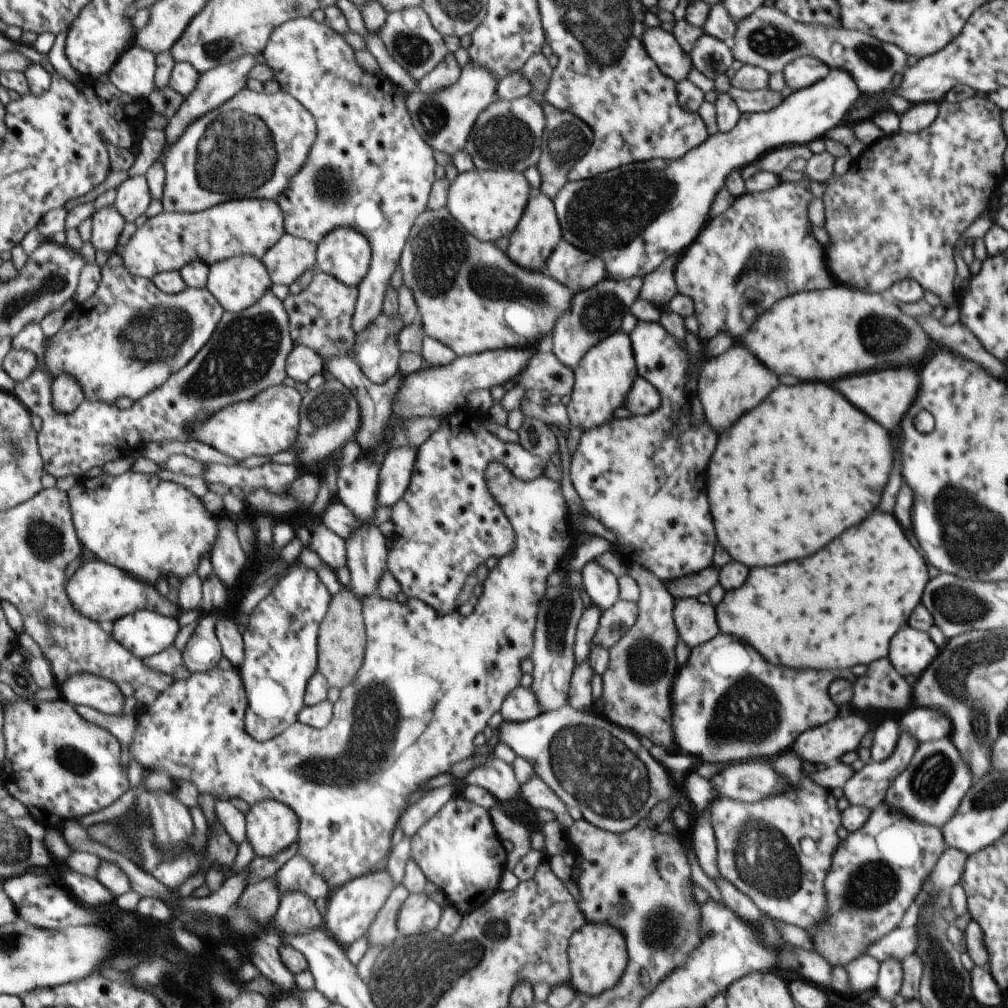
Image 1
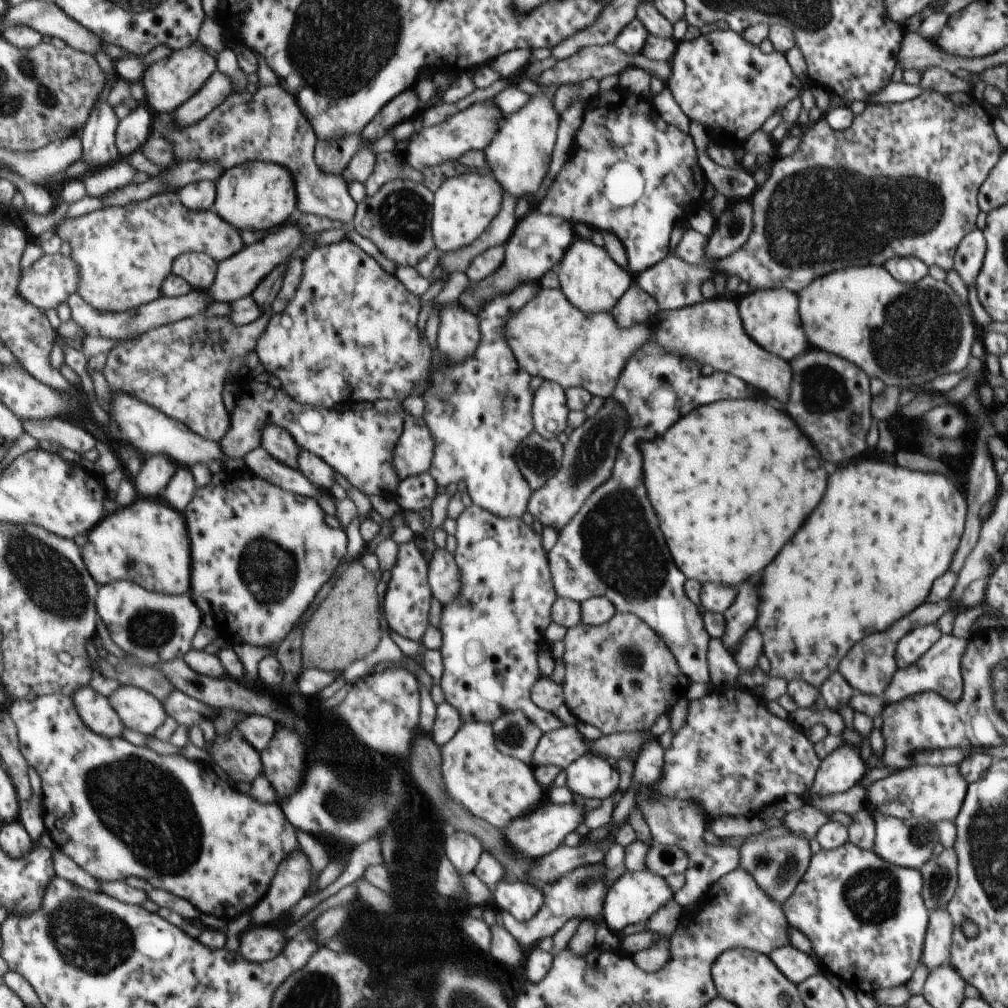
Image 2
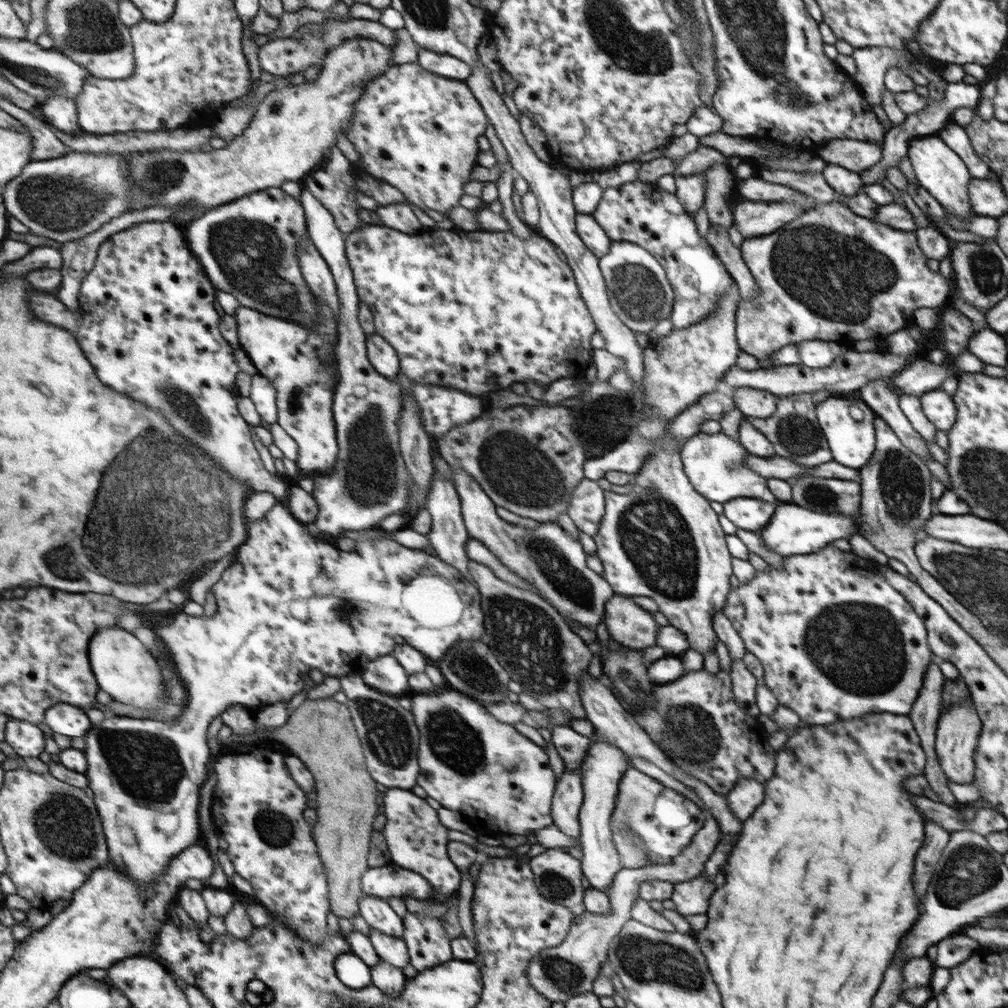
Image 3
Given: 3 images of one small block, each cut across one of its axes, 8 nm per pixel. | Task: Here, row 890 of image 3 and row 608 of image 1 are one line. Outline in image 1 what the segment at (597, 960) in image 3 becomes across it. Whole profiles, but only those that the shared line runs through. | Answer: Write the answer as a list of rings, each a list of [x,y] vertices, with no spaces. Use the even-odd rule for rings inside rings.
[[[619,598],[601,614],[591,646],[610,650],[634,626],[638,613],[637,602]]]

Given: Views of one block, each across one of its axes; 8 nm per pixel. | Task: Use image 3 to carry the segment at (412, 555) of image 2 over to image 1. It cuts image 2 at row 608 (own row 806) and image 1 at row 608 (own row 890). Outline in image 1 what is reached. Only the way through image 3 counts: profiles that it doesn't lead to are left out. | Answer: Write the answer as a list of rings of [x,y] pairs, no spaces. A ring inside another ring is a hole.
[[[467,406],[440,419],[439,429],[418,448],[414,476],[406,496],[391,509],[390,518],[395,526],[392,550],[388,562],[392,576],[398,581],[401,591],[410,599],[418,599],[431,606],[439,615],[453,613],[456,596],[460,594],[466,578],[490,556],[506,557],[517,546],[517,534],[502,507],[492,498],[488,490],[485,470],[491,462],[502,463],[516,476],[524,475],[528,480],[544,476],[547,464],[520,443],[508,444],[498,440],[482,425],[486,414]]]

